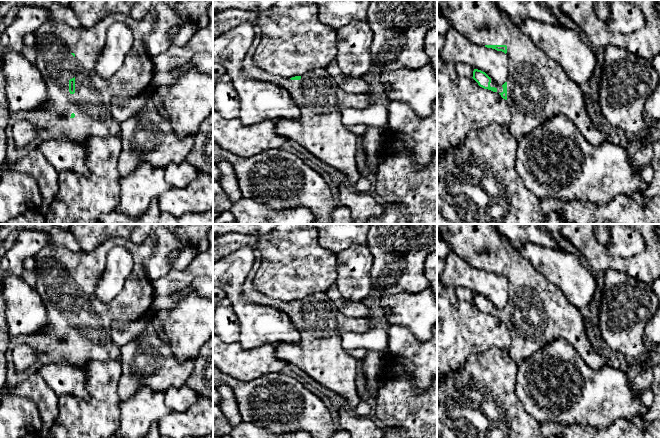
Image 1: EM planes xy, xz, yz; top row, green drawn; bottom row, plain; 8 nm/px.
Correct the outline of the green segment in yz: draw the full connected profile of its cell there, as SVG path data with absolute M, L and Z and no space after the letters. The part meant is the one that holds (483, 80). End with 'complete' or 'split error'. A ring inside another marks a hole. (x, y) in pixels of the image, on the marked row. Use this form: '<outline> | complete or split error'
M442 0L439 4L442 14L452 28L471 42L504 52L509 60L509 77L503 85L494 82L485 72L474 69L473 79L484 89L497 92L506 100L512 117L510 134L521 140L529 132L549 118L562 114L578 129L592 145L607 140L606 132L591 121L585 106L584 92L554 60L543 53L497 6L494 0Z | split error

